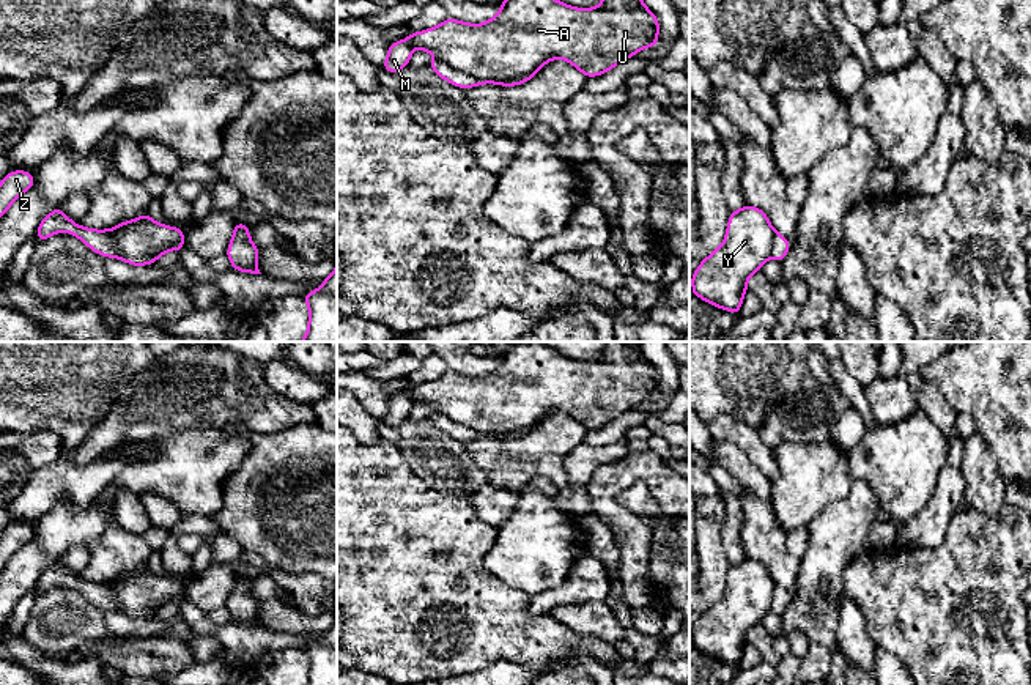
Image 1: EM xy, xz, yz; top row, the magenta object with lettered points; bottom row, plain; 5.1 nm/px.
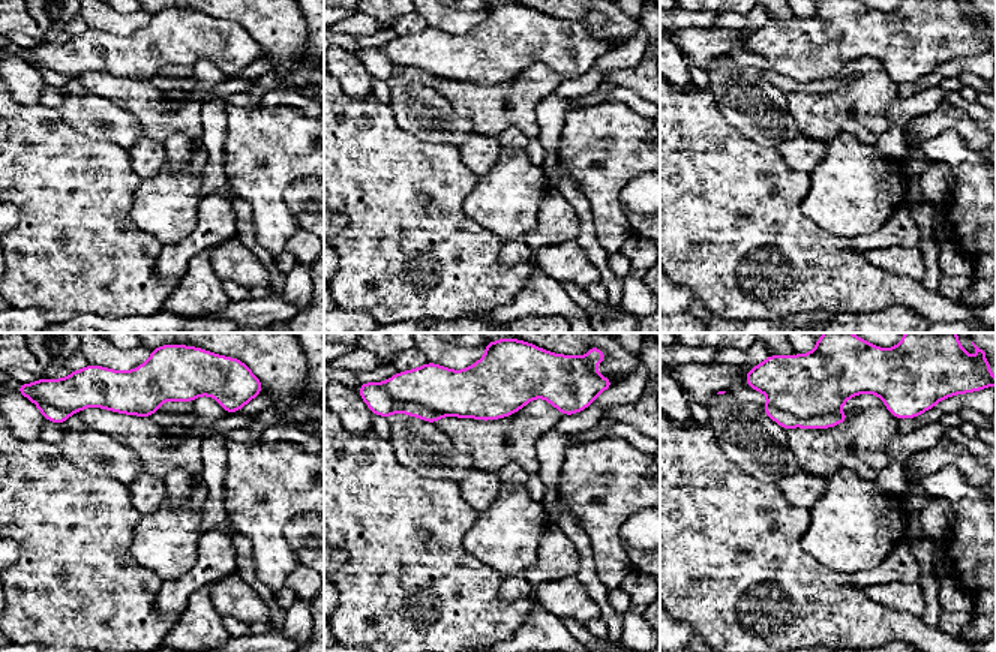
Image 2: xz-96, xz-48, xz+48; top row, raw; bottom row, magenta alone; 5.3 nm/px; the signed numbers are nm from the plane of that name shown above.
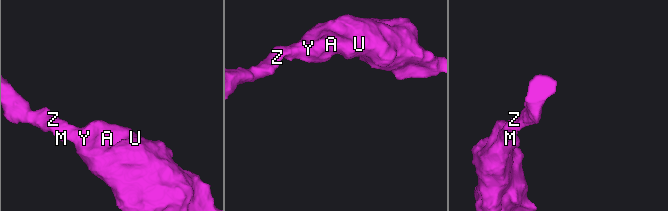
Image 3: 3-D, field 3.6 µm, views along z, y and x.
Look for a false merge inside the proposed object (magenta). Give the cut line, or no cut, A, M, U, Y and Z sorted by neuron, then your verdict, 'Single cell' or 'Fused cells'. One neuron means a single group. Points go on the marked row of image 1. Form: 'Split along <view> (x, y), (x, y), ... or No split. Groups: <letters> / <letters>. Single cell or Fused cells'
Split along xz (438, 59), (487, 81), (512, 81), (534, 74). Groups: A U Y Z / M. Fused cells

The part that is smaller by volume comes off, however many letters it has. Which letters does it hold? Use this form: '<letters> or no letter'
M

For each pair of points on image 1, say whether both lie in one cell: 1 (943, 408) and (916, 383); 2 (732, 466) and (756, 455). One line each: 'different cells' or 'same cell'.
1: same cell
2: different cells

